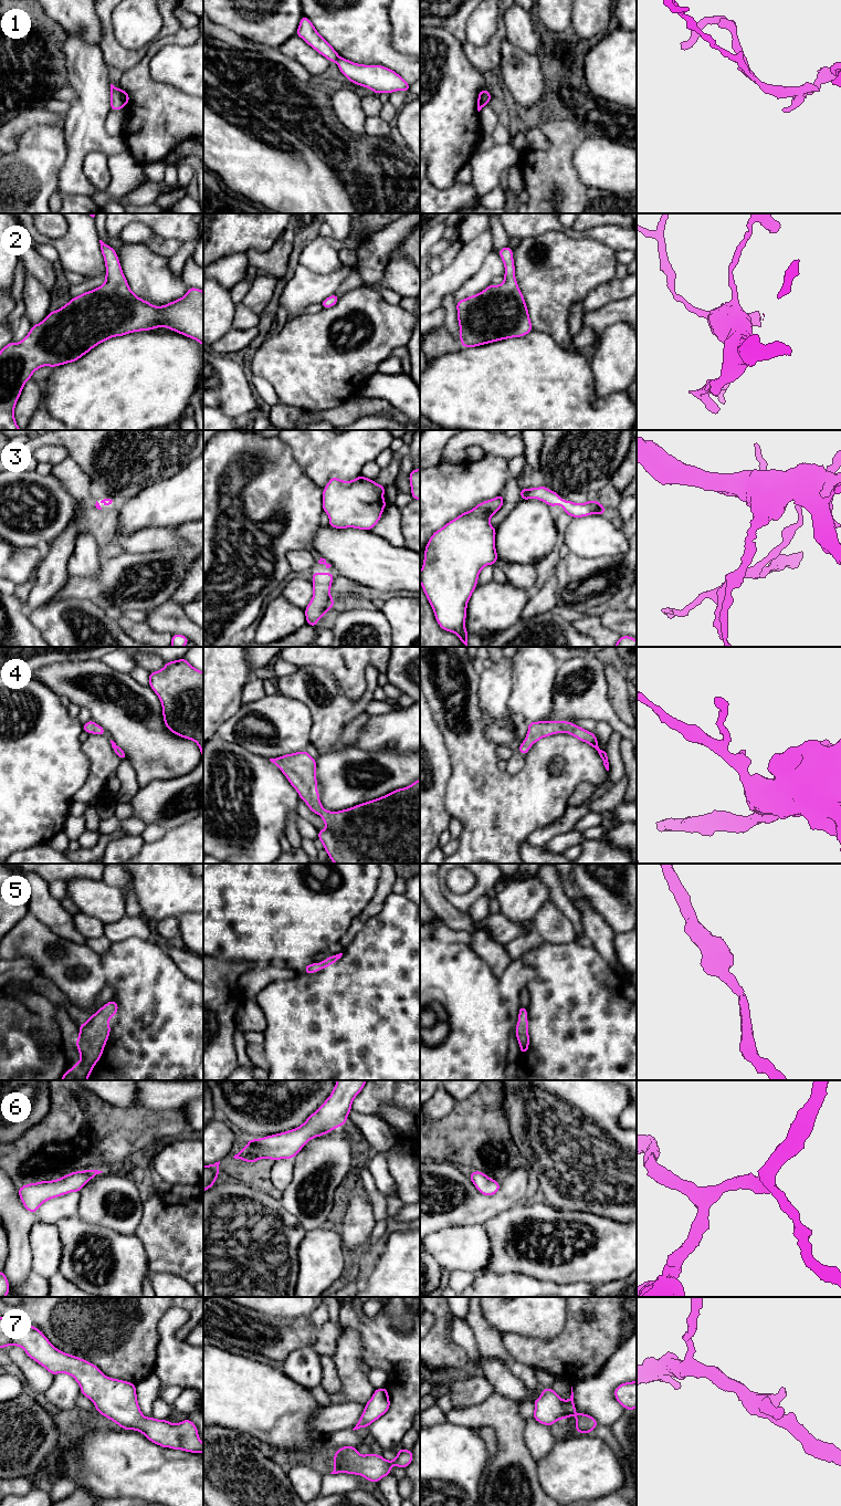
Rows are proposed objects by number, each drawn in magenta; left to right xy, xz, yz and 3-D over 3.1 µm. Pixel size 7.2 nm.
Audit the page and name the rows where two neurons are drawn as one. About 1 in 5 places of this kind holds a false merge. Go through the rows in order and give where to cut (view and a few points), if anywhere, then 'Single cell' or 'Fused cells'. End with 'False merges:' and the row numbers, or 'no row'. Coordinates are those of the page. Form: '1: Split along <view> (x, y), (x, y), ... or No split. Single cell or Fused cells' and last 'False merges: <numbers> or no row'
1: Split along xy (121, 90), (121, 98), (125, 104). Fused cells
2: No split. Single cell
3: No split. Single cell
4: No split. Single cell
5: No split. Single cell
6: No split. Single cell
7: No split. Single cell
False merges: 1

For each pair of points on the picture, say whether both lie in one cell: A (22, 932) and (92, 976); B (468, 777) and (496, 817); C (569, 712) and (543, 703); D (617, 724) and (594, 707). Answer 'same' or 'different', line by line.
A: same
B: same
C: different
D: same

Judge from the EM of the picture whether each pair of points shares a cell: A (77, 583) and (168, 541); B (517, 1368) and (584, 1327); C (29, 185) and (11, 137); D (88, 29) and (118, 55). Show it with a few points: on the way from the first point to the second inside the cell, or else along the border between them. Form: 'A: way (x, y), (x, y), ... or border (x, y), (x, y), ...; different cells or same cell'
A: border (169, 547), (146, 552), (125, 552); different cells
B: border (504, 1348), (514, 1359), (534, 1369); different cells
C: border (30, 127), (22, 134), (17, 147), (11, 153); different cells
D: border (95, 13), (102, 34), (100, 44); different cells

